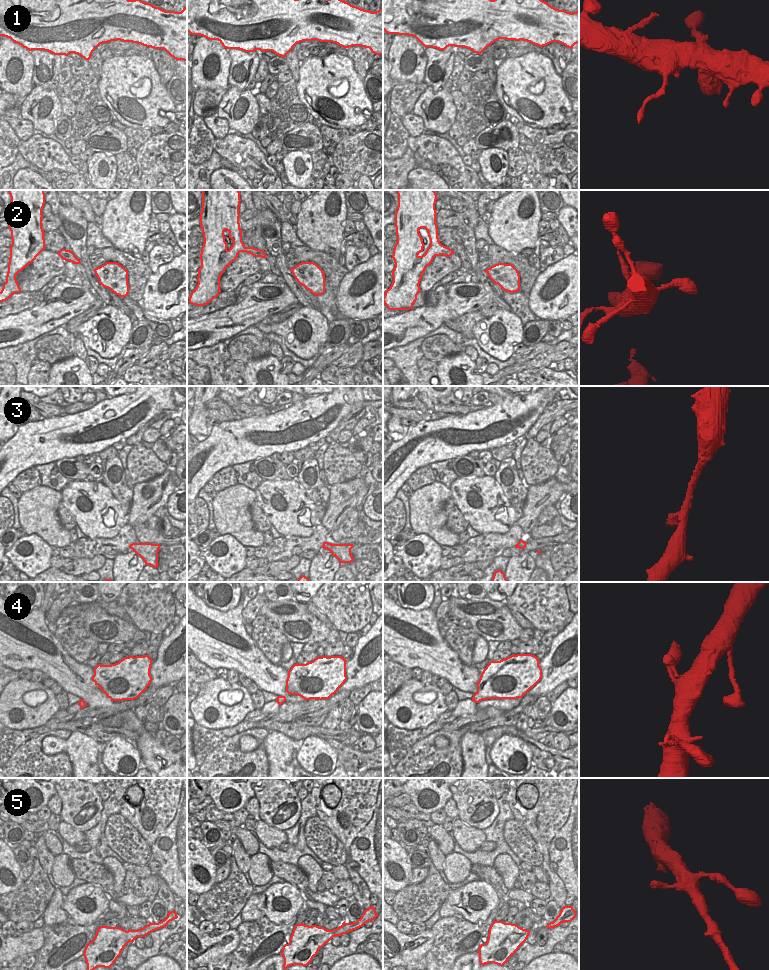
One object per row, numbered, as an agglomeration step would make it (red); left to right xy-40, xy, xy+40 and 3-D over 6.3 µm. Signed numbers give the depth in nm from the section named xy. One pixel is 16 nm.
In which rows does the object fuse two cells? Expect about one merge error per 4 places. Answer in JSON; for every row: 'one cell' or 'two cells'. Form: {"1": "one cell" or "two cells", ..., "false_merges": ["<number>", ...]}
{"1": "one cell", "2": "one cell", "3": "one cell", "4": "one cell", "5": "one cell", "false_merges": []}

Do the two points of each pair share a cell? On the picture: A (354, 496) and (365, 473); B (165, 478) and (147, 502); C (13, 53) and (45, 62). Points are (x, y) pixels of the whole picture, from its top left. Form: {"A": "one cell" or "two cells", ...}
{"A": "two cells", "B": "one cell", "C": "two cells"}

